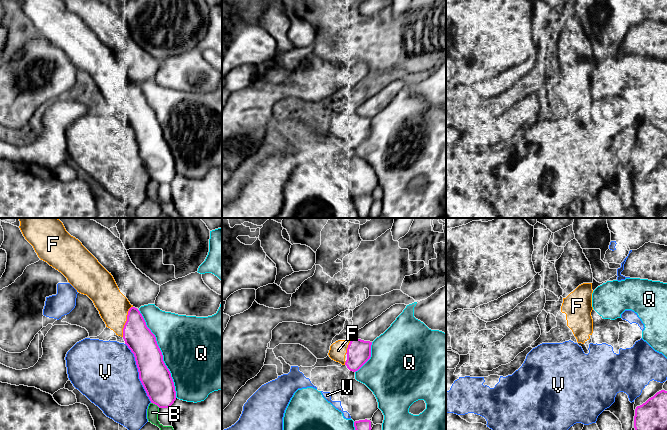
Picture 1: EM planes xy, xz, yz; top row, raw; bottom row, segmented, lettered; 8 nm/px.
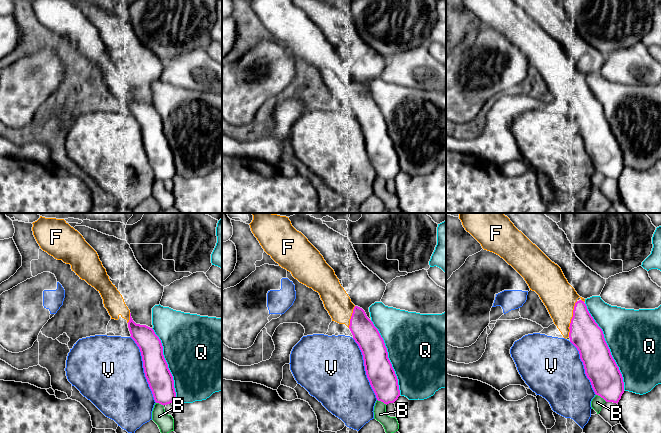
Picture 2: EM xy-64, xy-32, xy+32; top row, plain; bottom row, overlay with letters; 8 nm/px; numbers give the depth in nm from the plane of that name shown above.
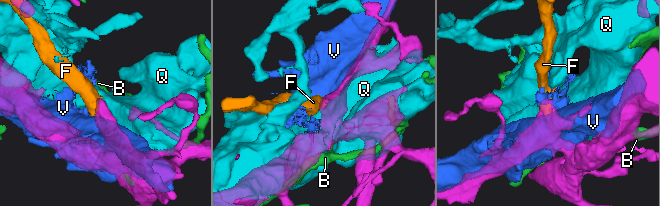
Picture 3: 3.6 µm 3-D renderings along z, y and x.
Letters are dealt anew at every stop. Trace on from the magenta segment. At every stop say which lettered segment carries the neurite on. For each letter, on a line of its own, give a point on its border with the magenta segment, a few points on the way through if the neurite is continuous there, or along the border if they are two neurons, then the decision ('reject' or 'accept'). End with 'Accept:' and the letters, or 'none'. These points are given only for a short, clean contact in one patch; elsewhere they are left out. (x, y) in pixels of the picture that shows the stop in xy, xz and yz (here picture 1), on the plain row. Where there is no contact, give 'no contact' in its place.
B: contact xy (155, 180); reject
F: contact xy (126, 97); accept
Q: contact xy (161, 130); reject
V: contact xy (139, 149); reject
Accept: F

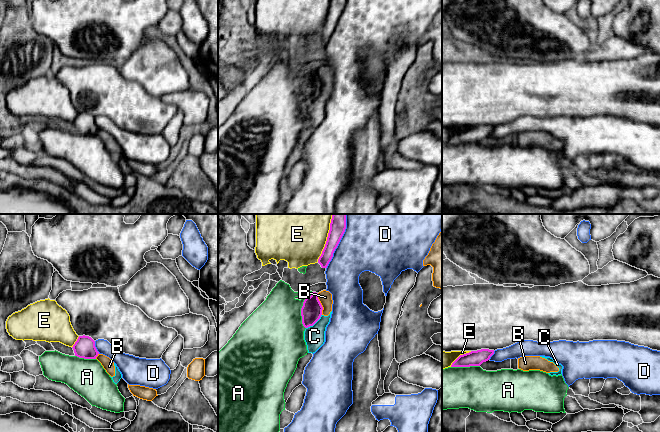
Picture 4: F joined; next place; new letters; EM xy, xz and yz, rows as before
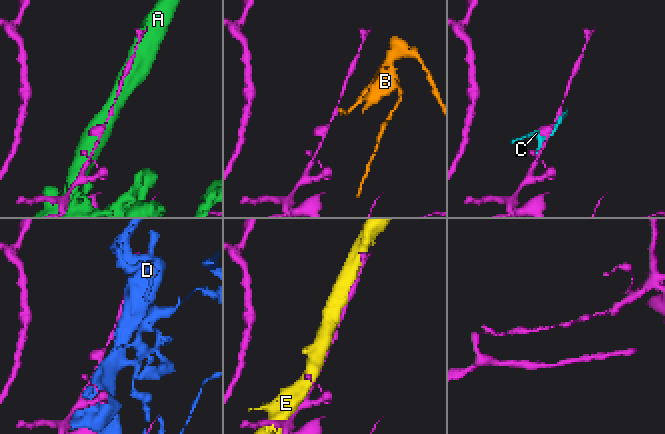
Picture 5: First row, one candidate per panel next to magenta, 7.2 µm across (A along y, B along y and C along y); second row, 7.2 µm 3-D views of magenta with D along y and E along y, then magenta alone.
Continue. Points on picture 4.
A: contact xz (301, 86); reject
B: contact xz (320, 80); border xz (317, 69), (317, 74), (322, 83), (322, 90); reject
C: contact xz (314, 99); reject
D: contact xz (337, 21); reject
E: contact xz (326, 19); reject
Accept: none

